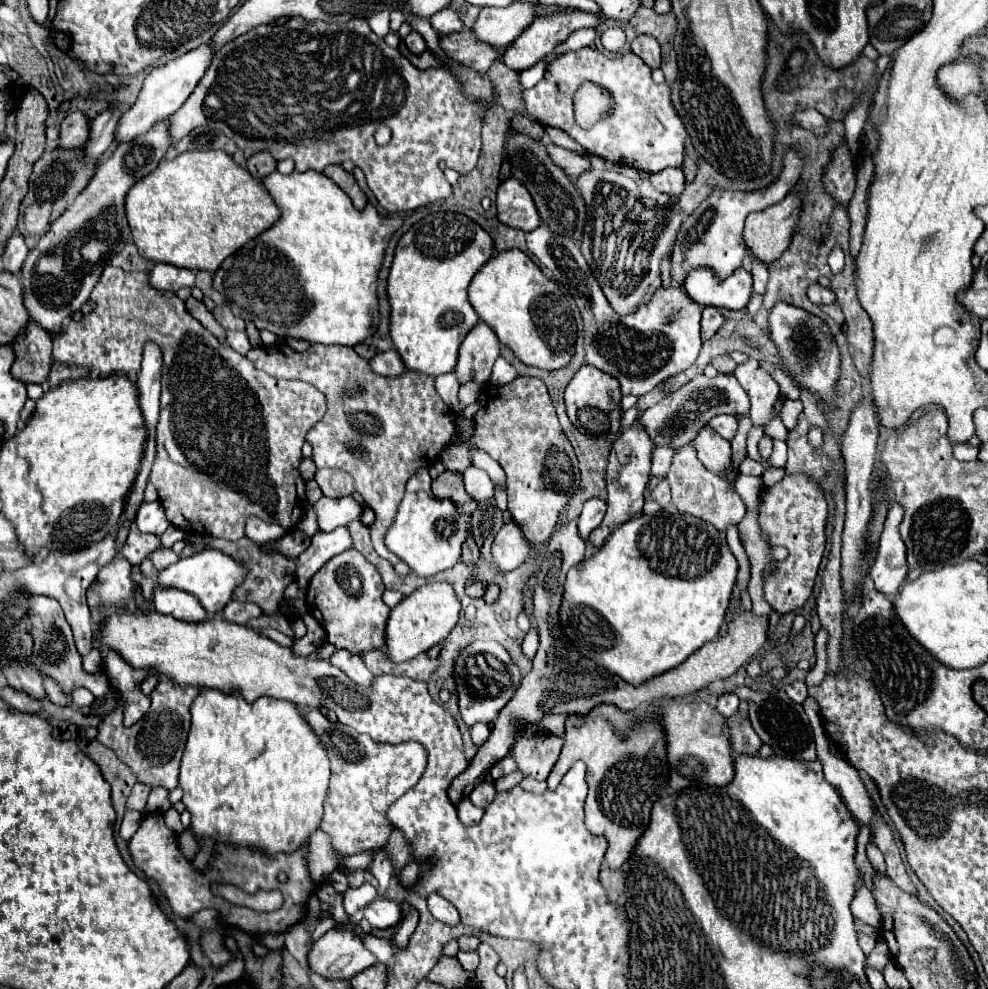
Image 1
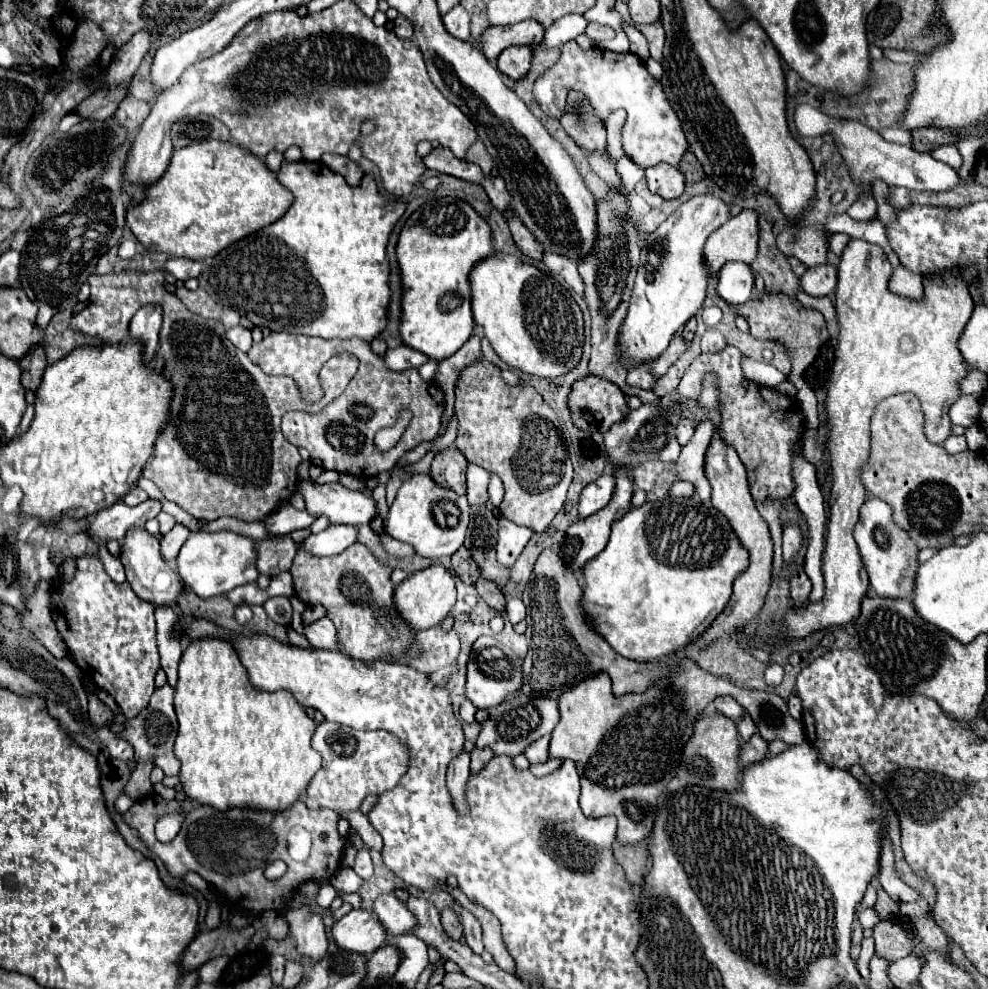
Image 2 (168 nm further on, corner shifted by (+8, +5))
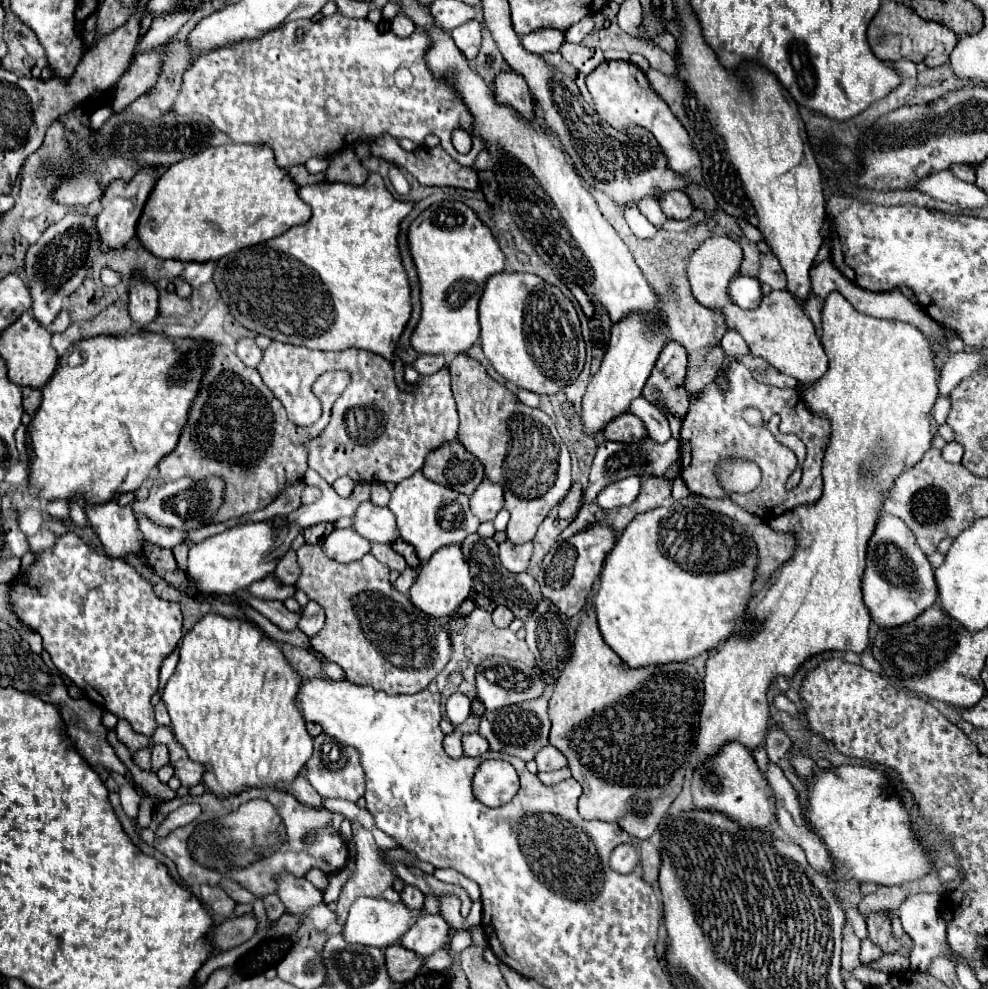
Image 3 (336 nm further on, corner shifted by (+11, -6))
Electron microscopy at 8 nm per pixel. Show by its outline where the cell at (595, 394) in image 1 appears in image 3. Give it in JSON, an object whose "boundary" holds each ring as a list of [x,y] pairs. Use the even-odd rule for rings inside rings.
{"boundary":[[[624,412],[622,416],[616,416],[614,420],[610,420],[602,428],[602,434],[606,440],[618,440],[618,442],[630,442],[630,440],[646,438],[642,420],[630,412]]]}

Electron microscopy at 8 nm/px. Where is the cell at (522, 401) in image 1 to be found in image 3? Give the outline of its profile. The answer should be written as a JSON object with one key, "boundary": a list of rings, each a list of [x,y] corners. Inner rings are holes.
{"boundary":[[[458,354],[450,362],[450,376],[452,376],[452,394],[456,398],[456,406],[458,406],[458,414],[460,414],[458,440],[482,464],[486,478],[504,488],[504,506],[510,512],[506,536],[514,544],[530,542],[534,538],[538,526],[550,514],[550,510],[564,500],[564,496],[568,494],[568,490],[572,486],[568,448],[562,442],[560,434],[556,432],[556,426],[548,414],[544,414],[538,408],[530,408],[530,406],[518,402],[518,398],[512,394],[512,390],[498,384],[492,376],[488,376],[486,368],[480,362],[476,362],[474,358],[470,358],[466,354]]]}

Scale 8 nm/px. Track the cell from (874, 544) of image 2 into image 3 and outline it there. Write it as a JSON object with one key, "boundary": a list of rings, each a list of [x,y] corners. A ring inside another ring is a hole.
{"boundary":[[[880,512],[876,530],[868,540],[866,548],[866,570],[862,576],[864,604],[870,610],[872,620],[878,626],[900,626],[914,620],[924,608],[936,602],[936,582],[932,580],[932,566],[916,542],[908,526],[886,512]]]}

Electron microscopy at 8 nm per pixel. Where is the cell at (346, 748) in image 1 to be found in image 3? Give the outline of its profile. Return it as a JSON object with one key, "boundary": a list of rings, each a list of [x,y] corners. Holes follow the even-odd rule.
{"boundary":[[[324,732],[314,738],[314,754],[306,768],[306,780],[324,800],[342,798],[342,800],[356,802],[358,798],[364,796],[364,790],[366,790],[366,774],[364,774],[358,750],[352,746],[340,744],[336,738]]]}

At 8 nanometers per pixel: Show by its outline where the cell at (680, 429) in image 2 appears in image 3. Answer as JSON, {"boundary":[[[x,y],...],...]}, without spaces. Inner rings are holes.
{"boundary":[[[642,396],[636,398],[636,400],[632,402],[630,412],[644,422],[644,428],[646,428],[646,432],[648,432],[648,436],[650,436],[652,440],[664,444],[664,442],[668,442],[668,440],[672,438],[666,416],[664,416],[660,410],[656,410],[646,398],[642,398]]]}

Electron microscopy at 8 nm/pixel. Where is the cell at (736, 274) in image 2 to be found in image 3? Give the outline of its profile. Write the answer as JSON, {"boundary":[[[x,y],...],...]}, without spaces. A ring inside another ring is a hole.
{"boundary":[[[734,276],[730,286],[728,286],[728,294],[732,298],[732,302],[744,310],[756,308],[762,300],[762,292],[760,292],[760,282],[756,278],[750,276]]]}

